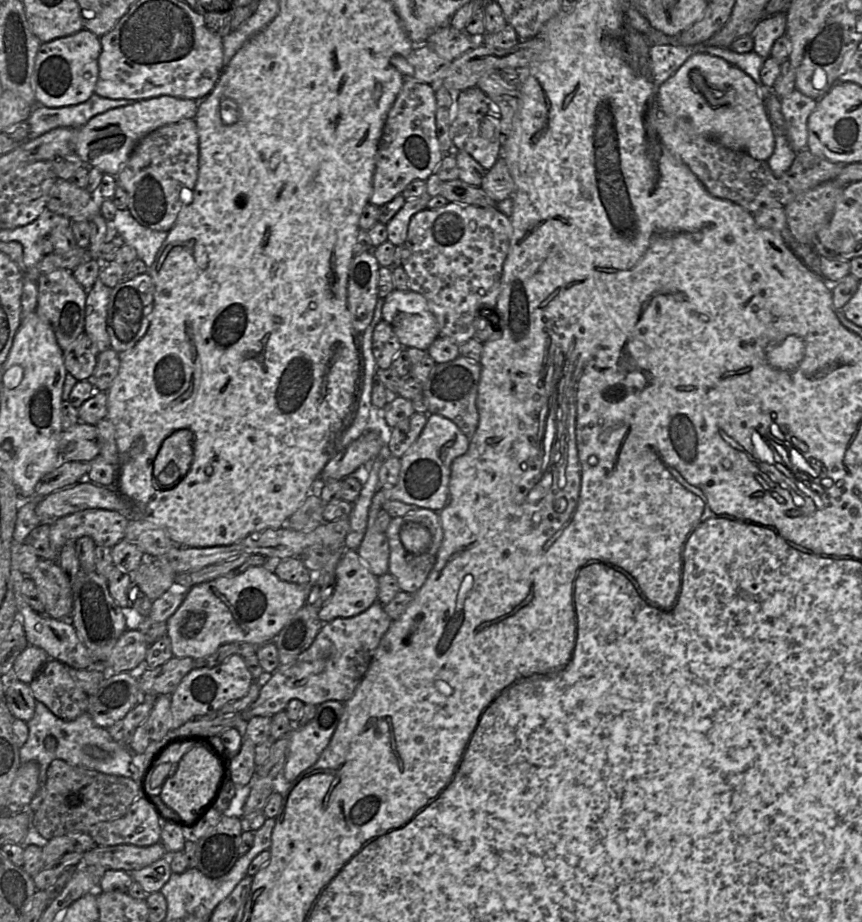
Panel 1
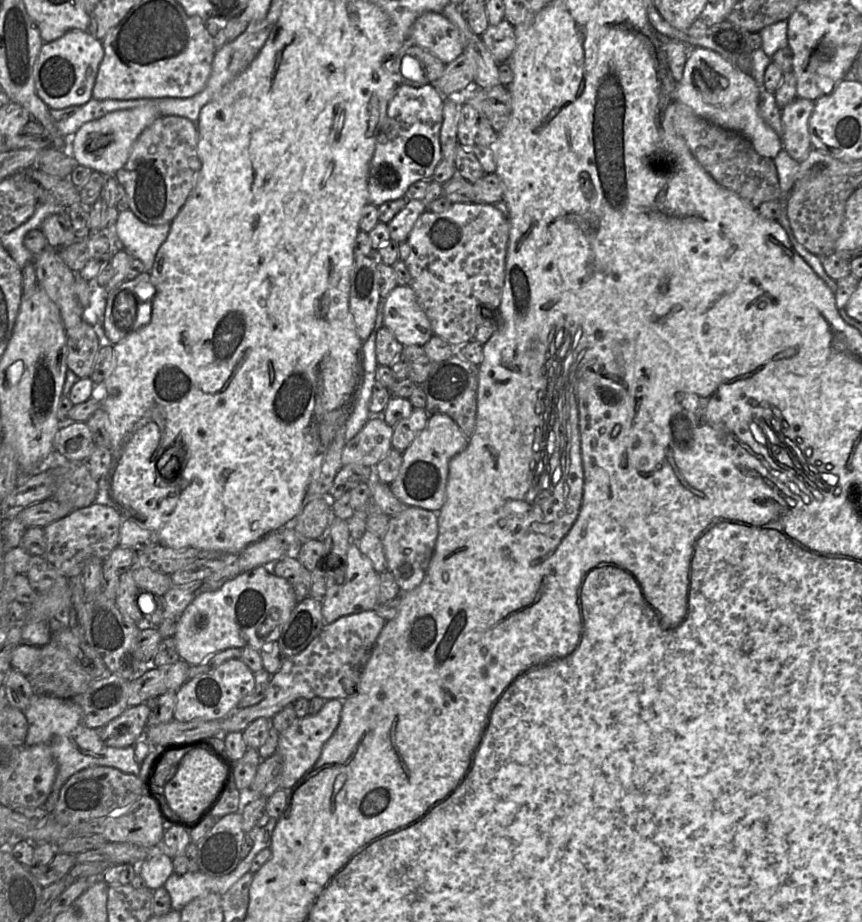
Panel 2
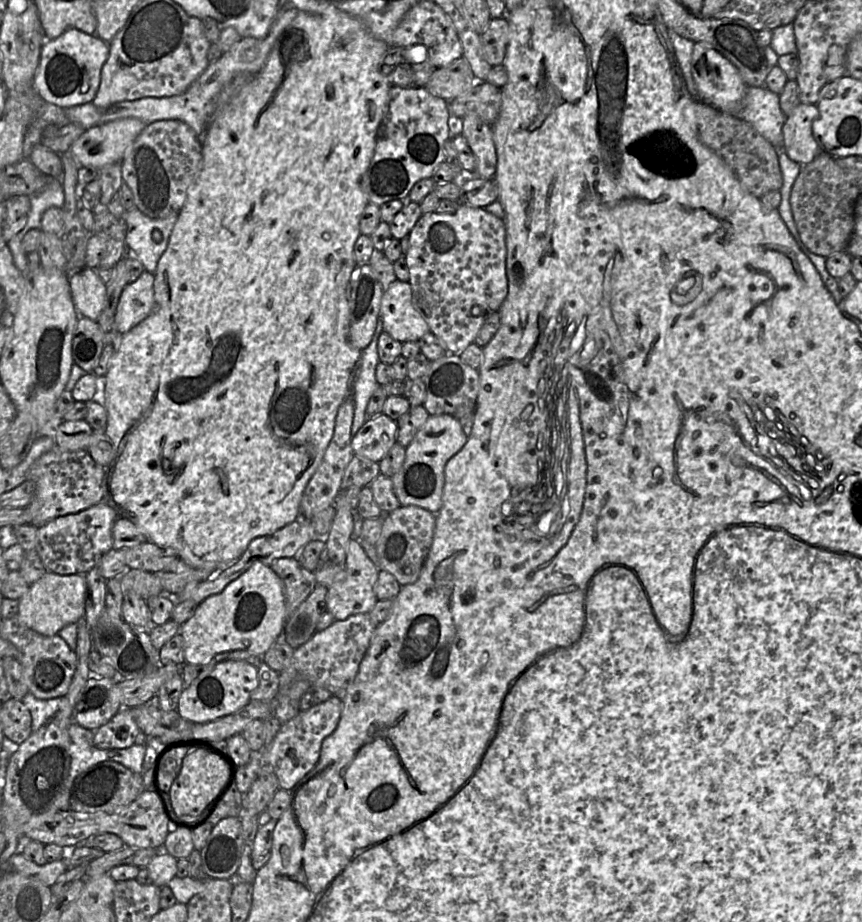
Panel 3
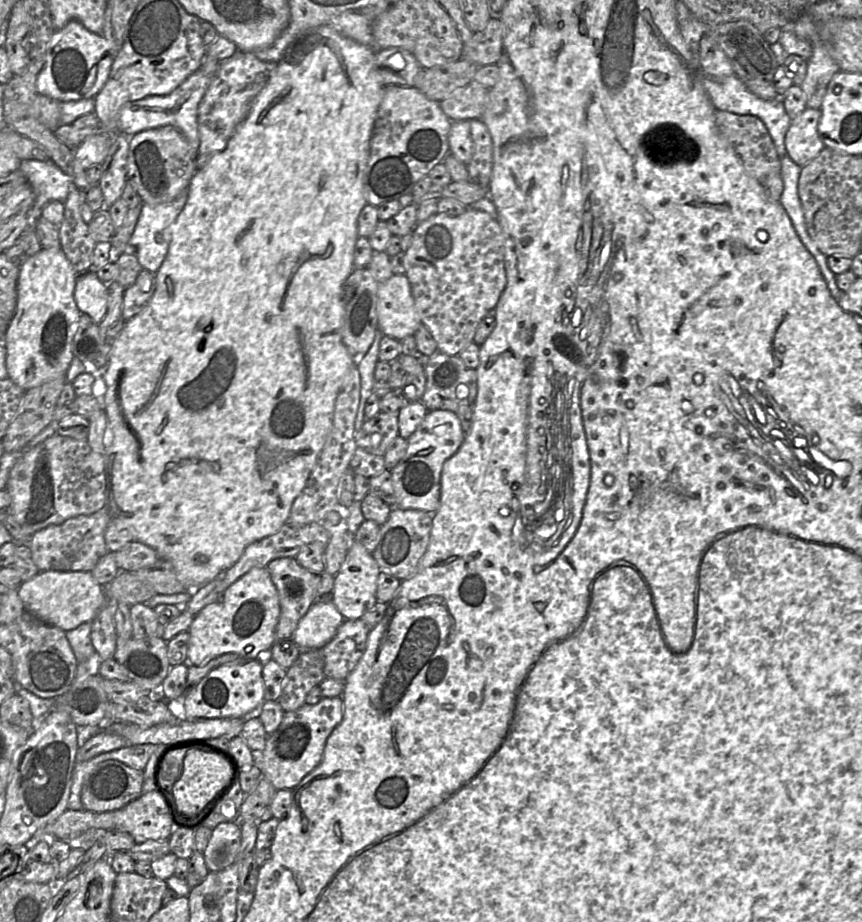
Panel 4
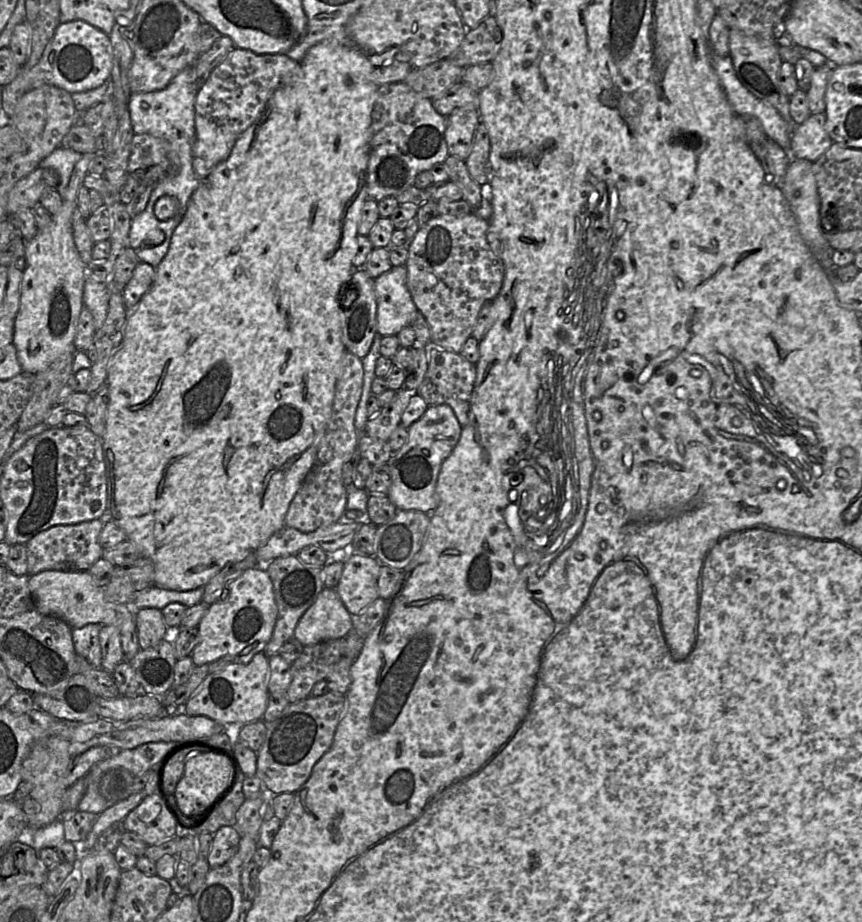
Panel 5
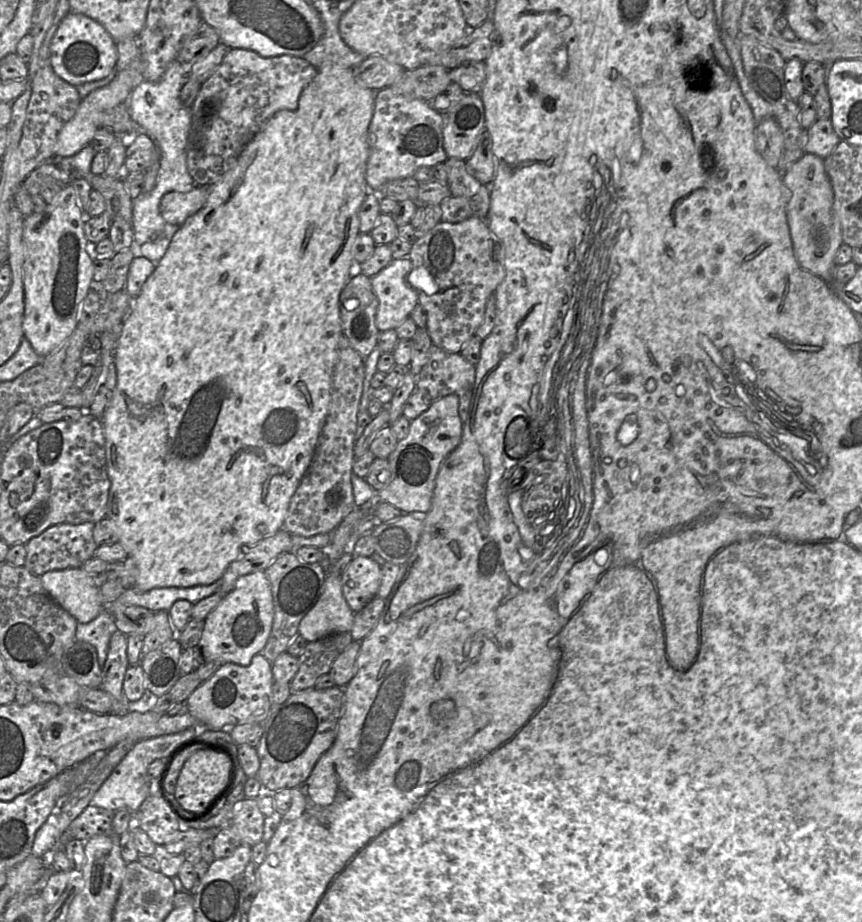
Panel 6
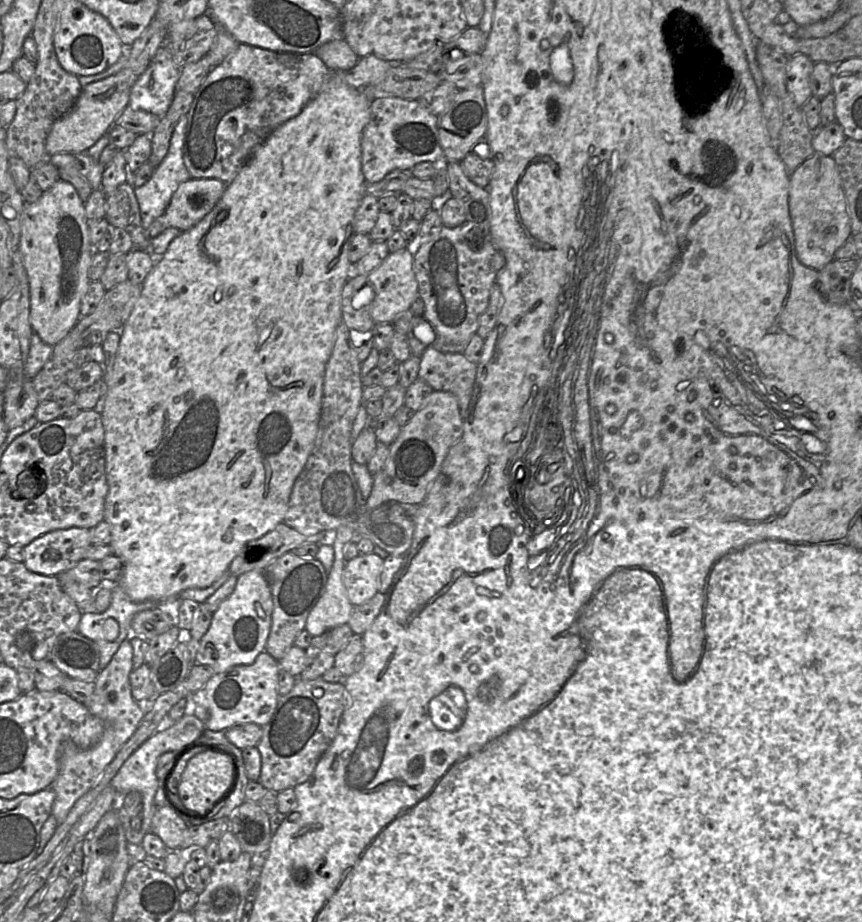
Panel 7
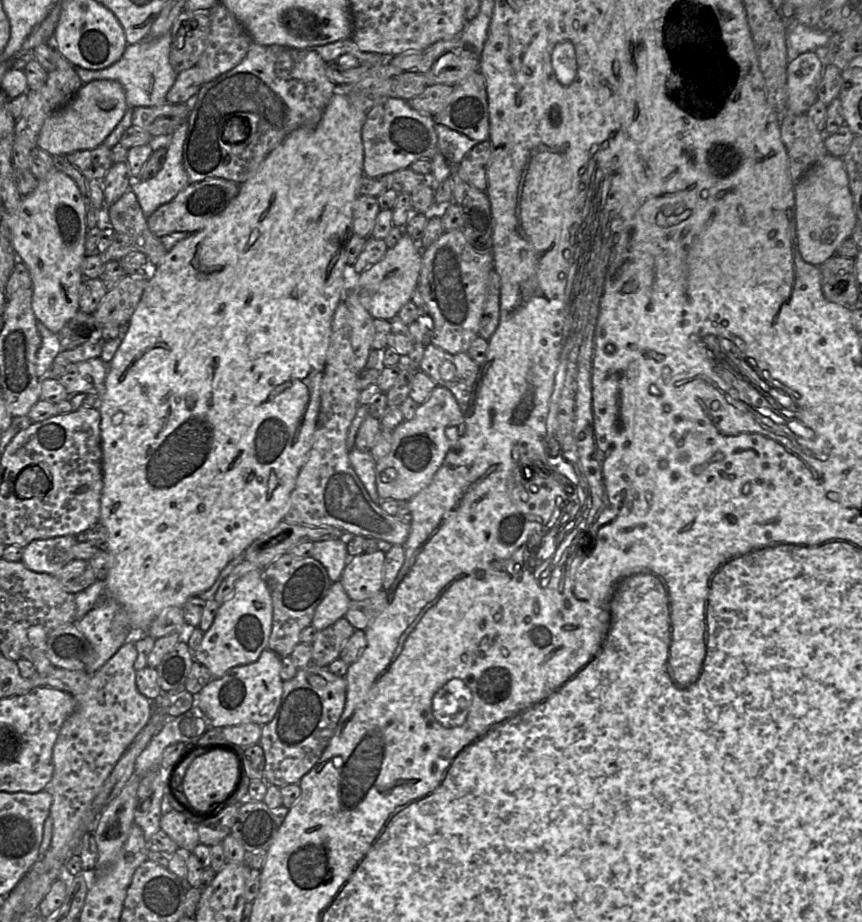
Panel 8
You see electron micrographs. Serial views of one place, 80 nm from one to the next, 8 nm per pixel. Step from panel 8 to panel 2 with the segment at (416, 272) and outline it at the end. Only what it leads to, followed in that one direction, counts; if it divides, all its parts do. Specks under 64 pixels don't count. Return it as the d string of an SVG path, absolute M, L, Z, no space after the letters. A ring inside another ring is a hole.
M397 285L383 300L383 326L405 347L423 346L434 335L430 320L410 285Z

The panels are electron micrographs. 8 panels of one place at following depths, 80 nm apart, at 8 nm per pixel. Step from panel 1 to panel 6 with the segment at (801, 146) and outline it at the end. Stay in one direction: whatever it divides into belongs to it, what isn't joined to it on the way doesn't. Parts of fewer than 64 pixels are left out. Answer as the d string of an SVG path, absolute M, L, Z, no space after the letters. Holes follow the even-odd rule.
M817 119L805 129L804 152L825 159L840 141L830 119Z

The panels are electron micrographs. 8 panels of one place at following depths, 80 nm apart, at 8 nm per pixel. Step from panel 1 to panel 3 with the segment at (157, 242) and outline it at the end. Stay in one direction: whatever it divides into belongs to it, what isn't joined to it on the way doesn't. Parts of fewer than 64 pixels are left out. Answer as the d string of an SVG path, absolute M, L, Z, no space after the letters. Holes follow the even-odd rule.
M138 208L125 211L123 221L127 226L125 238L127 254L136 257L147 272L155 273L159 259L167 248L178 215L179 212L174 212L165 218L154 219L143 214ZM154 230L162 233L162 241L159 243L152 238Z

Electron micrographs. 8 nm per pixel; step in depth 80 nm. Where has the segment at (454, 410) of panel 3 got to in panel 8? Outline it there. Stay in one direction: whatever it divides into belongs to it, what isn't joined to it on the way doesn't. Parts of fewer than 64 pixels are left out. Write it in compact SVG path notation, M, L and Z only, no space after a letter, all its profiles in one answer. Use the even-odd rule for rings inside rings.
M432 343L426 346L420 363L420 370L429 375L436 385L443 386L451 391L461 410L464 412L464 417L475 384L477 383L479 369L480 366L473 361L467 352L451 354L443 351Z

